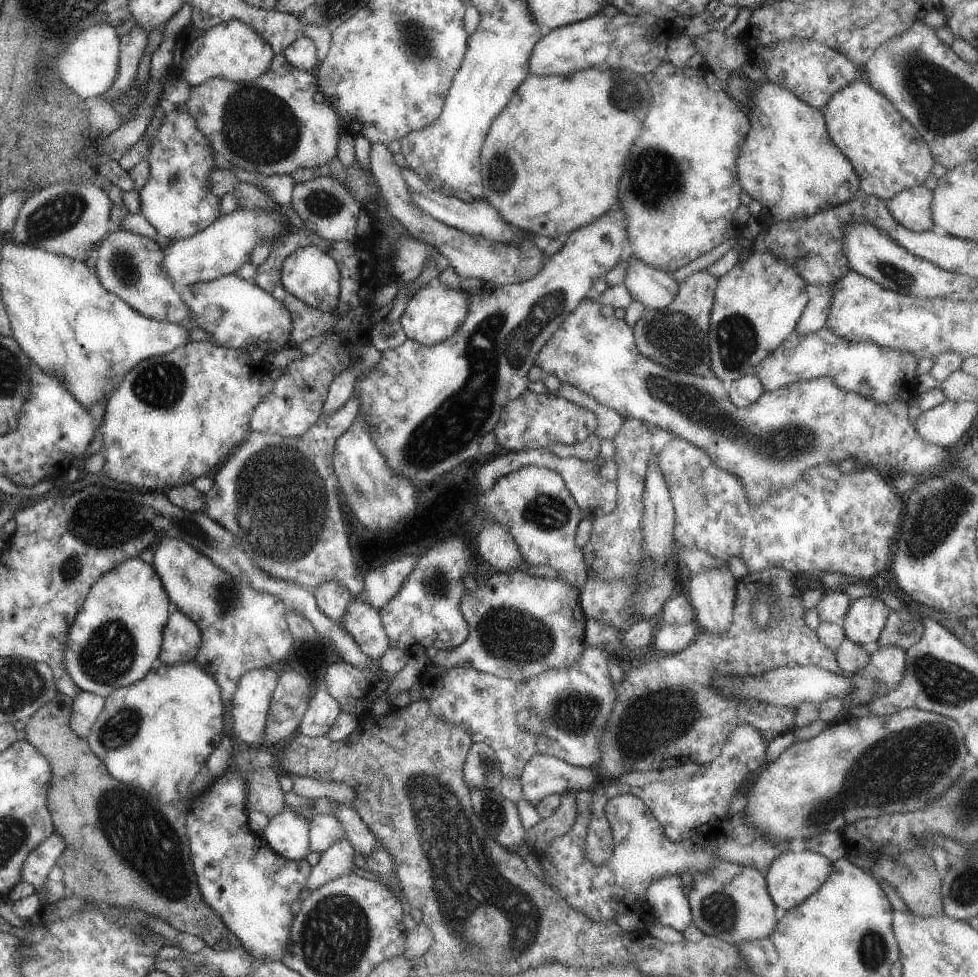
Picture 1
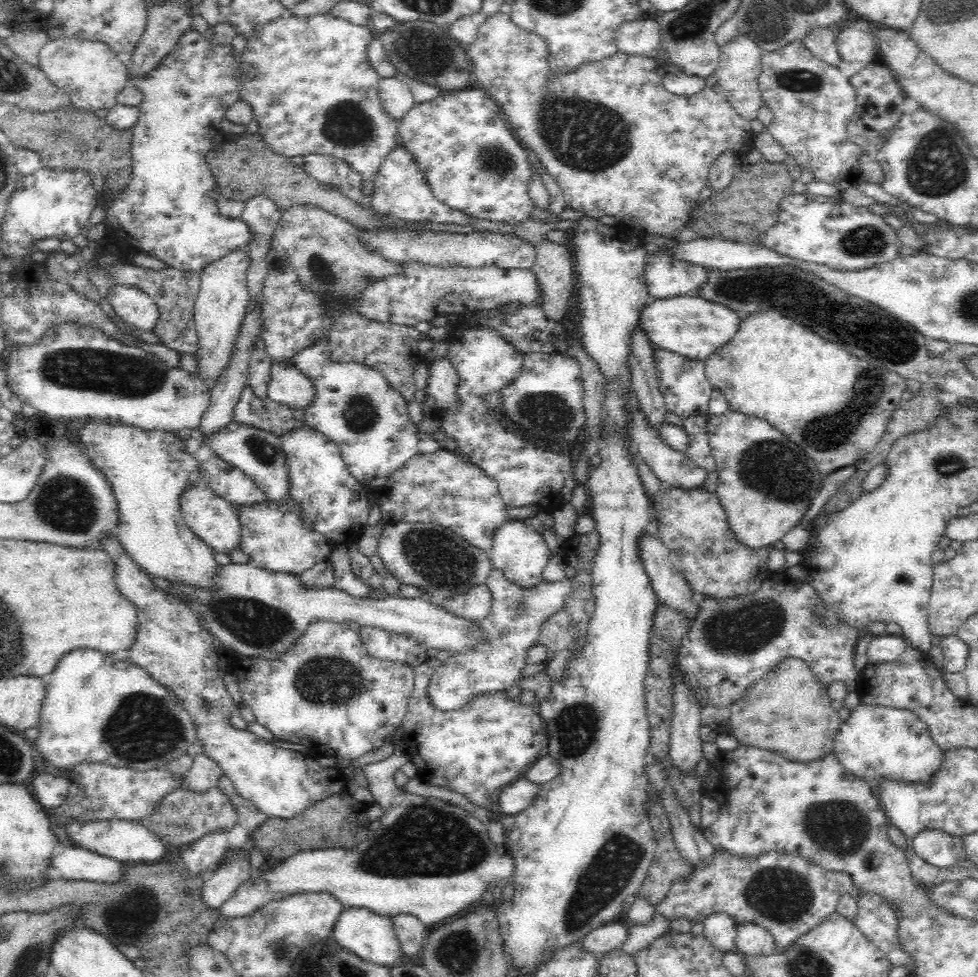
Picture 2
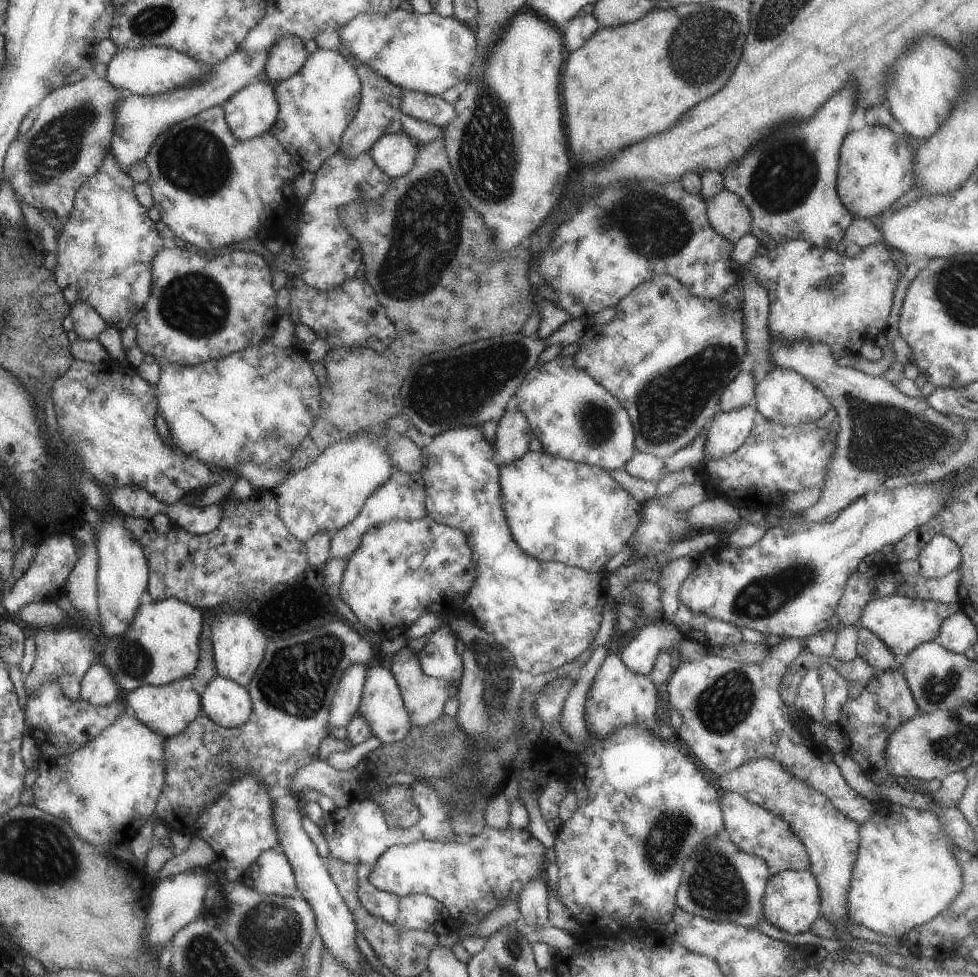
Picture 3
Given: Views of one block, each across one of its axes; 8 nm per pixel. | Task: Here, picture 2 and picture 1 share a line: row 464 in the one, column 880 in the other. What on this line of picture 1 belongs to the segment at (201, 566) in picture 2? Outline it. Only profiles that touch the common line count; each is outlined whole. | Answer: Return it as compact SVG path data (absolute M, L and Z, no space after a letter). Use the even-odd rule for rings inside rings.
M852 80L831 95L822 110L829 140L857 173L859 190L888 200L900 190L921 185L929 176L934 158L913 125L867 83Z

